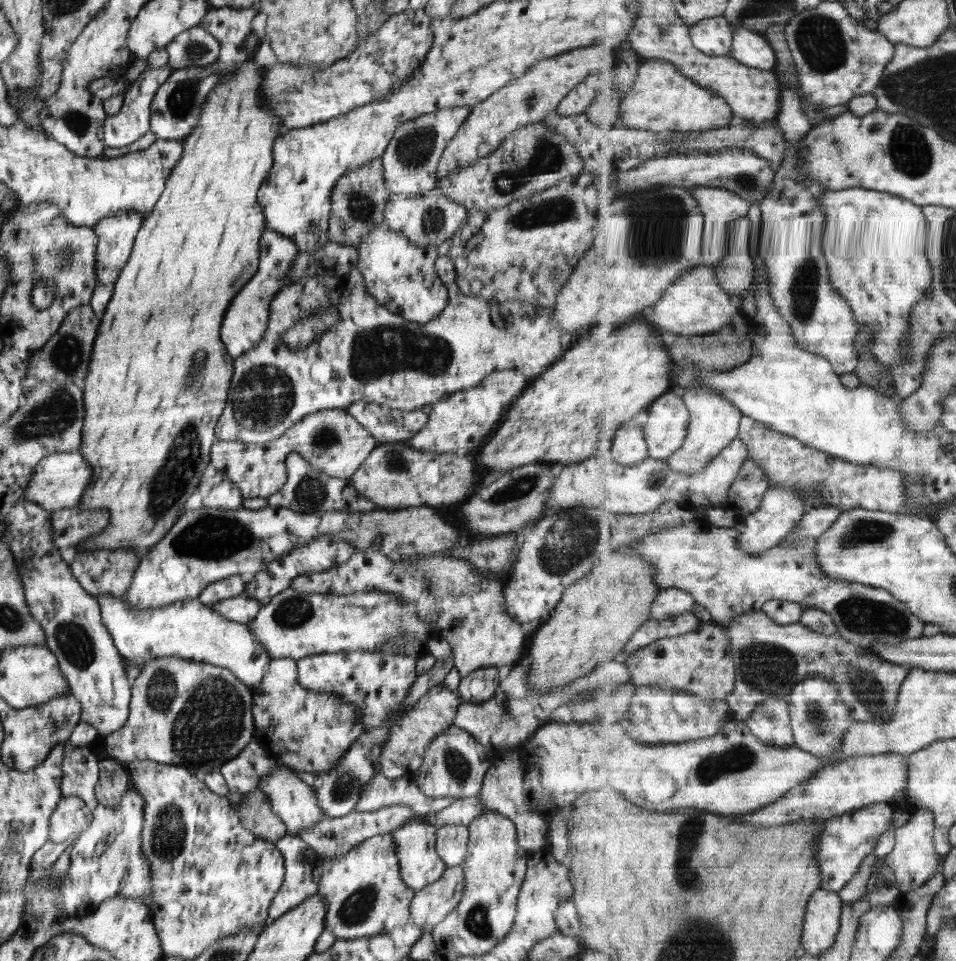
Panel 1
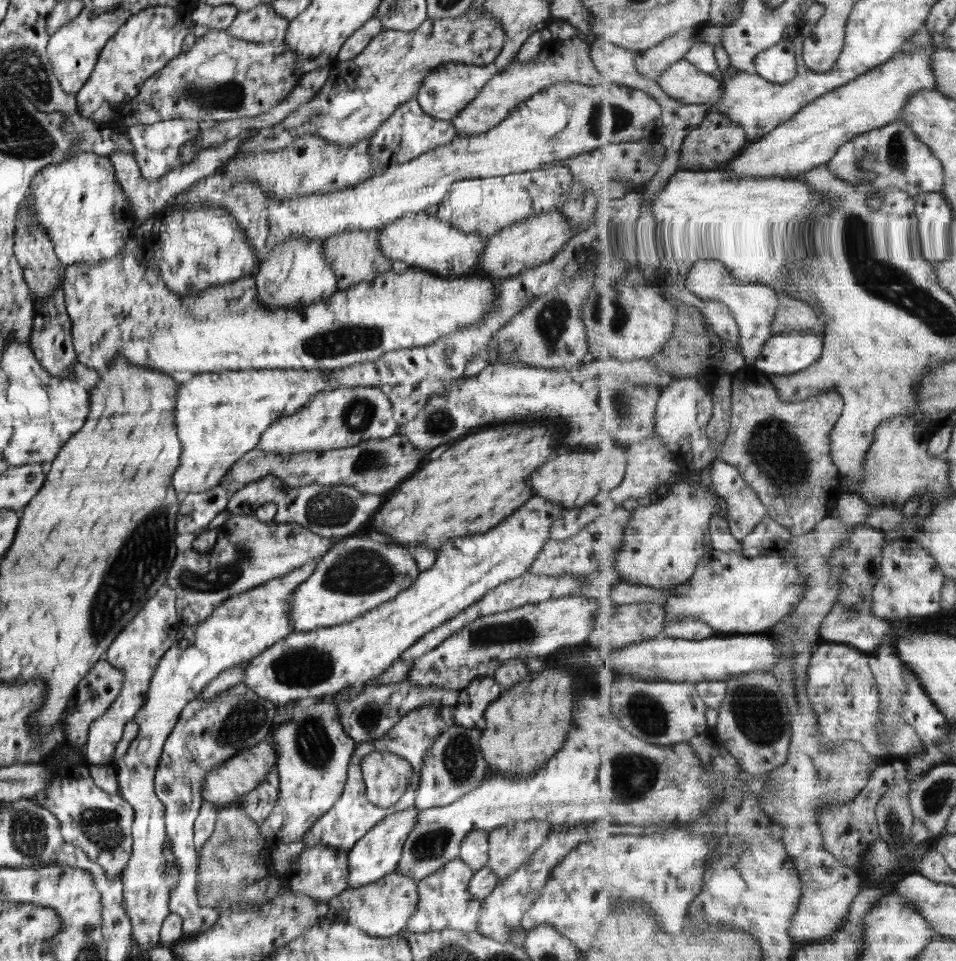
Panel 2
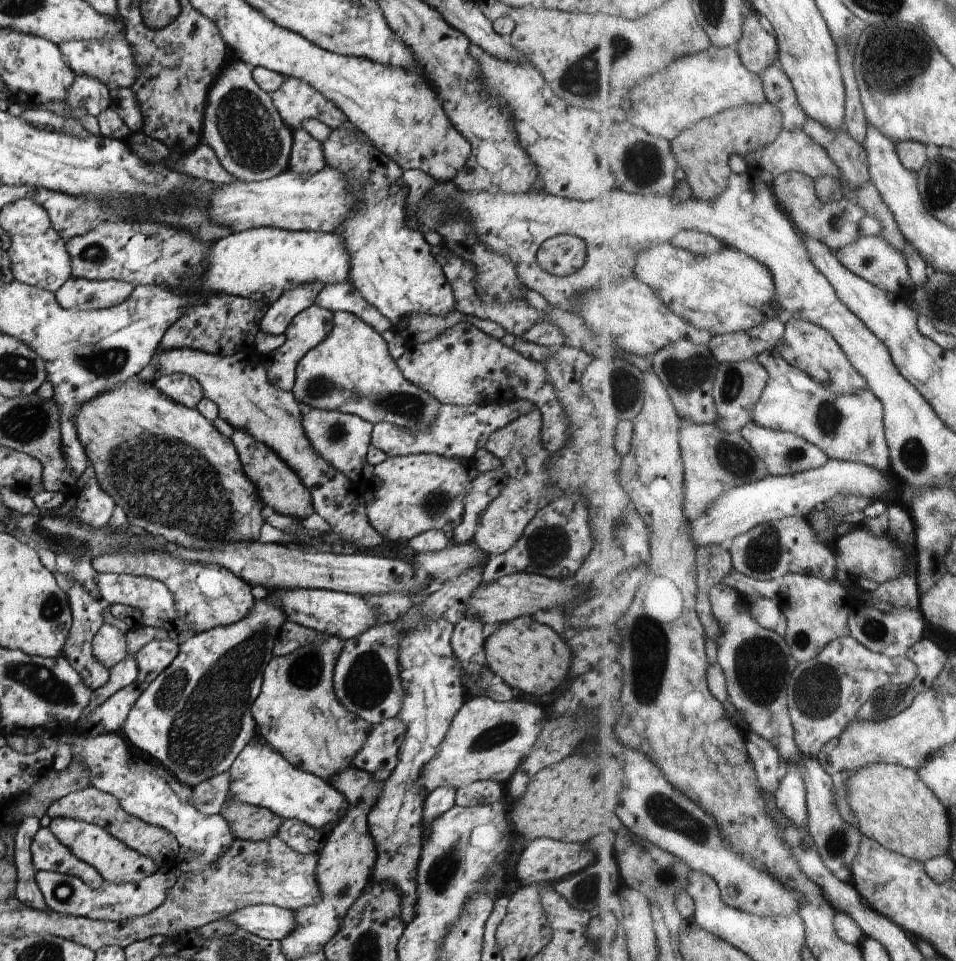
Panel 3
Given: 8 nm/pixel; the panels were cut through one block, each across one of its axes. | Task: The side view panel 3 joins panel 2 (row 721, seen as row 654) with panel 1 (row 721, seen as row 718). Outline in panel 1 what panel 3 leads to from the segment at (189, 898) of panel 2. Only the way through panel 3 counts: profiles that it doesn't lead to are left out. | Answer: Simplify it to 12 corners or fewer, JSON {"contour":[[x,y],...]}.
{"contour":[[165,656],[131,681],[108,759],[210,774],[253,740],[253,693]]}

